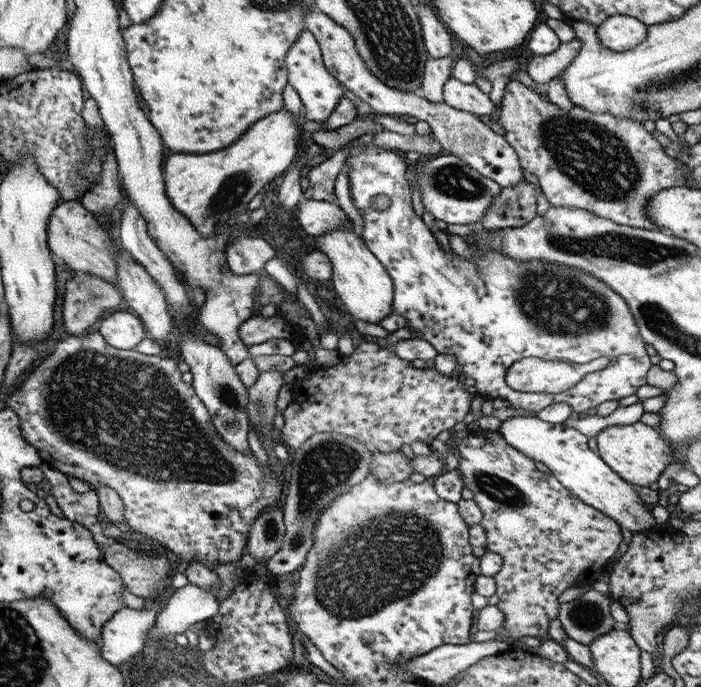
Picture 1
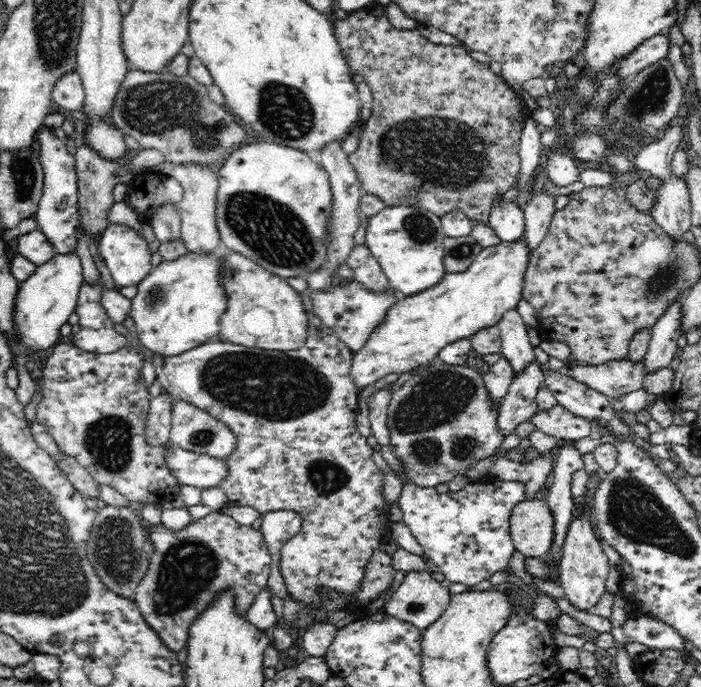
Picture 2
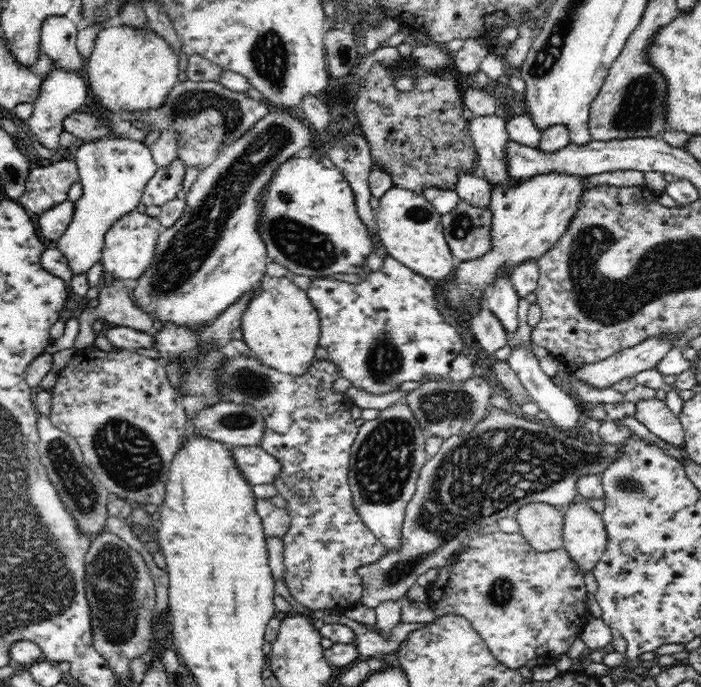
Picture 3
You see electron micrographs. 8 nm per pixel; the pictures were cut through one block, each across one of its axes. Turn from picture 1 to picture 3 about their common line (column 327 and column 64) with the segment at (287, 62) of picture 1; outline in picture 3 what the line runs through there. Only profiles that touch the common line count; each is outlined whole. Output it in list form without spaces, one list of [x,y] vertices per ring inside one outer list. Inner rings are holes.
[[[54,64],[54,70],[47,79],[42,79],[40,96],[34,100],[33,113],[26,121],[28,124],[29,136],[34,138],[40,146],[44,146],[59,155],[63,150],[60,147],[60,134],[63,131],[62,118],[70,112],[82,110],[88,104],[89,89],[86,77],[83,74],[70,74],[58,70]]]

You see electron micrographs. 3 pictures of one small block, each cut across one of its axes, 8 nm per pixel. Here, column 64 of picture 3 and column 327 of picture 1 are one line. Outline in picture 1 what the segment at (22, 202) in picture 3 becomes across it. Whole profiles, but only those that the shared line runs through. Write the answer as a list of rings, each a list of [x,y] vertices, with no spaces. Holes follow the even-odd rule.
[[[343,147],[331,153],[331,157],[325,162],[312,167],[306,175],[308,187],[302,196],[316,201],[327,201],[335,198],[333,195],[333,182],[335,176],[343,168],[343,161],[347,157],[348,148]]]

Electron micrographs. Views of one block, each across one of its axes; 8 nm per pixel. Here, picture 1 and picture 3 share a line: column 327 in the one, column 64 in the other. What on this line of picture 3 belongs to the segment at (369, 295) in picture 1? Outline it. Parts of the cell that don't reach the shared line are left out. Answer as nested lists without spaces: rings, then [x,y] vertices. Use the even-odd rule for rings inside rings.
[[[112,131],[97,139],[91,137],[81,141],[74,154],[74,163],[82,184],[82,194],[73,202],[72,220],[66,232],[53,244],[68,263],[72,277],[86,274],[94,264],[101,262],[106,232],[122,216],[138,208],[146,183],[157,171],[150,147]]]

